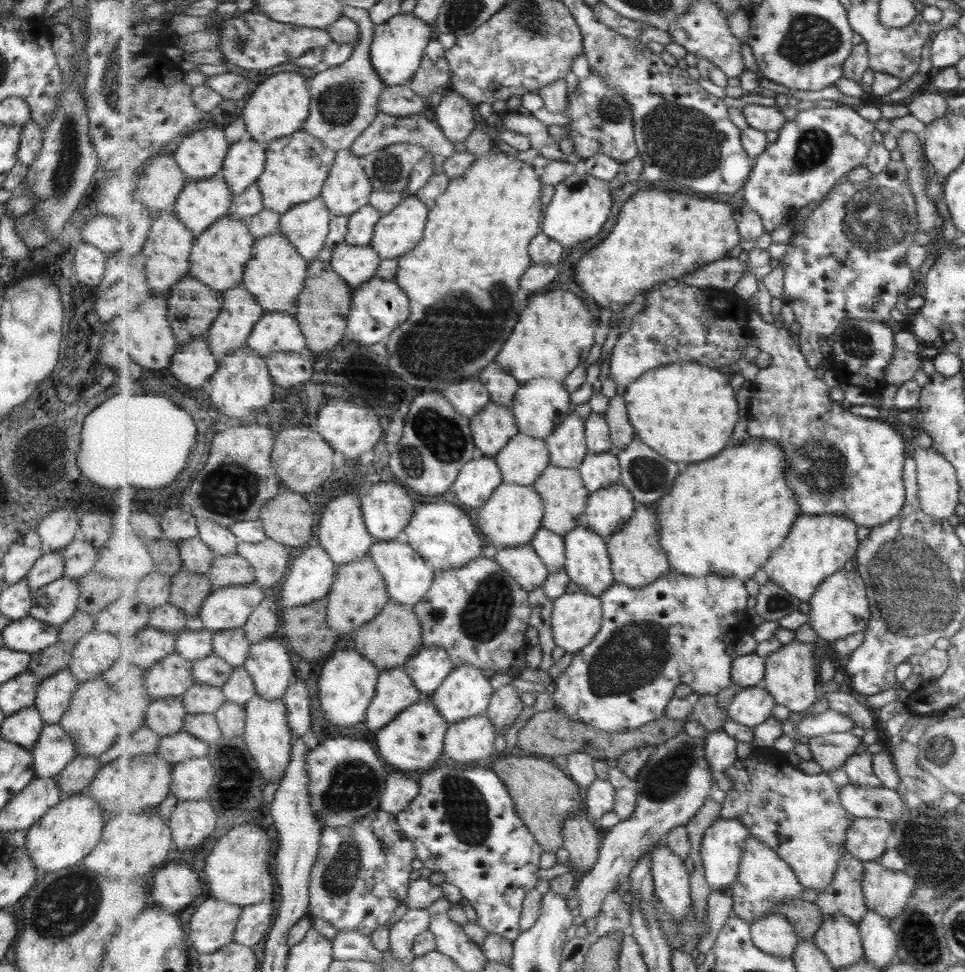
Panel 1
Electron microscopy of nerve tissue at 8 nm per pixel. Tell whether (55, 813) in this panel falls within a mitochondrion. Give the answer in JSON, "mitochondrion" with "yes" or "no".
{"mitochondrion":"no"}

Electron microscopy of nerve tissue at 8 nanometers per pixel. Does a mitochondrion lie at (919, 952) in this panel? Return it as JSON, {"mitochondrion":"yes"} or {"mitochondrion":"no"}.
{"mitochondrion":"yes"}

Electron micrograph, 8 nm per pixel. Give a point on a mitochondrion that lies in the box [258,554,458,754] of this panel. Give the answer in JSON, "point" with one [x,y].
{"point":[435,615]}

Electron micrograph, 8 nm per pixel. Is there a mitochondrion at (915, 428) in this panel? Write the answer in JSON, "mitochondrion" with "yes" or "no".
{"mitochondrion":"no"}

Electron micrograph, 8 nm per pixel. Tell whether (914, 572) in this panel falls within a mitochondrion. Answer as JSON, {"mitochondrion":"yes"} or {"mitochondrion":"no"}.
{"mitochondrion":"yes"}

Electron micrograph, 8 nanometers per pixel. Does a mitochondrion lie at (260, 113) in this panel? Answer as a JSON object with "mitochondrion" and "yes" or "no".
{"mitochondrion":"no"}

